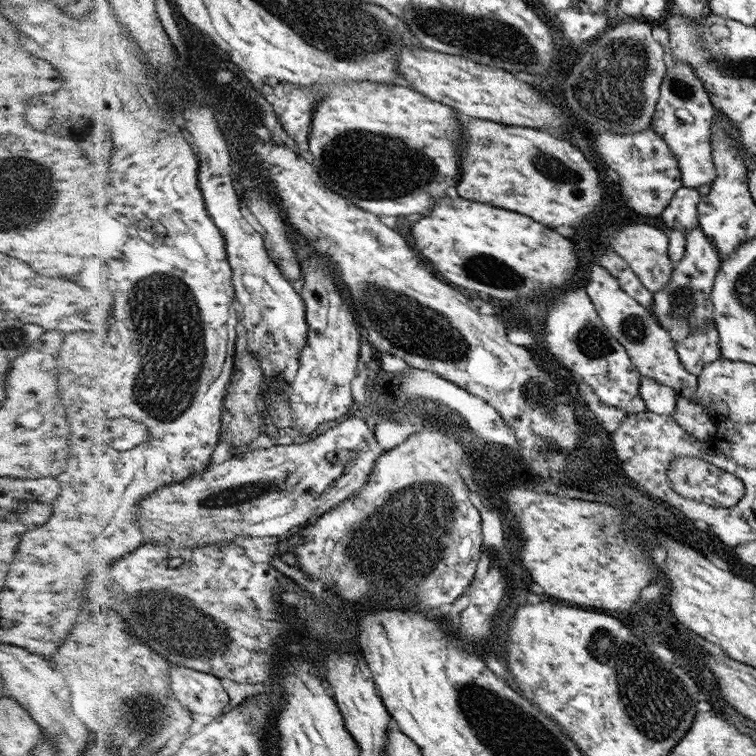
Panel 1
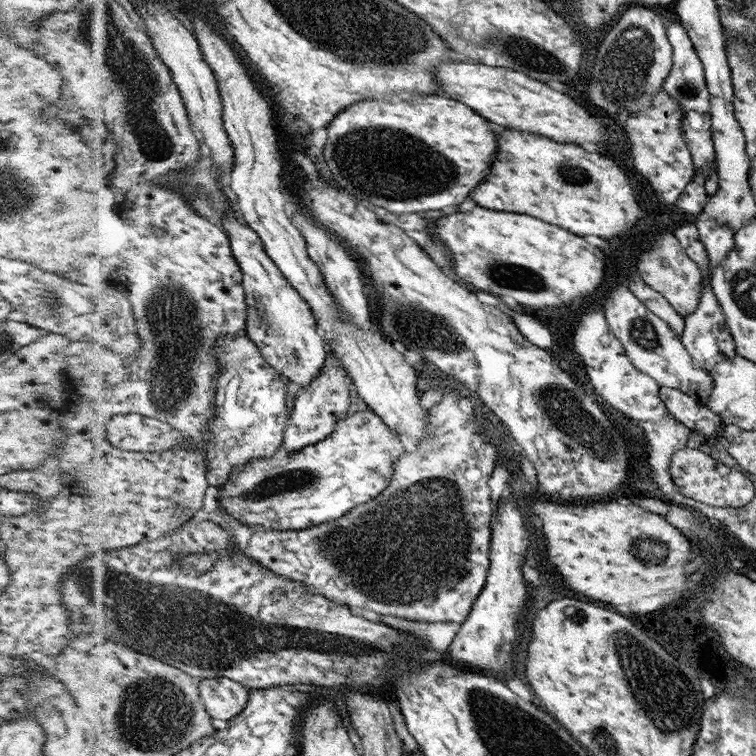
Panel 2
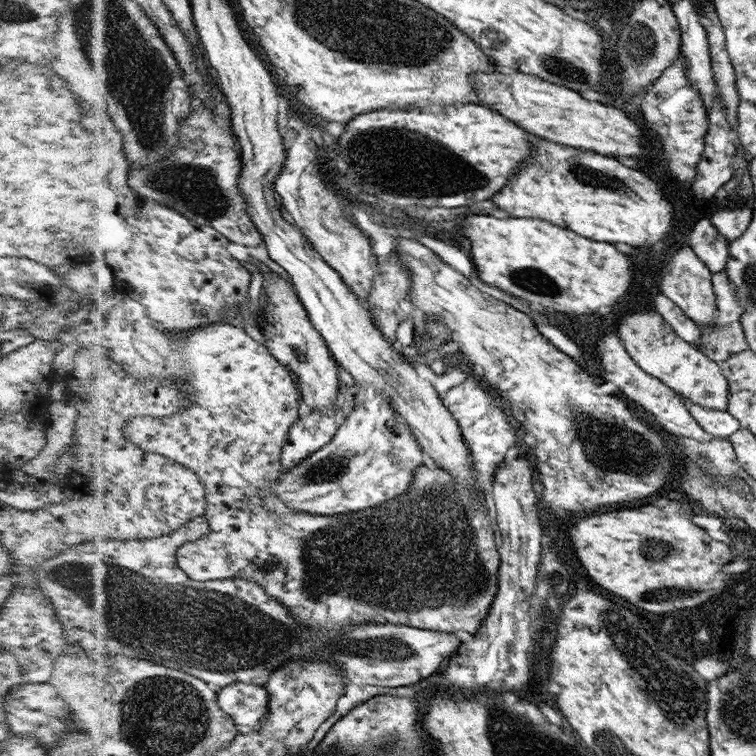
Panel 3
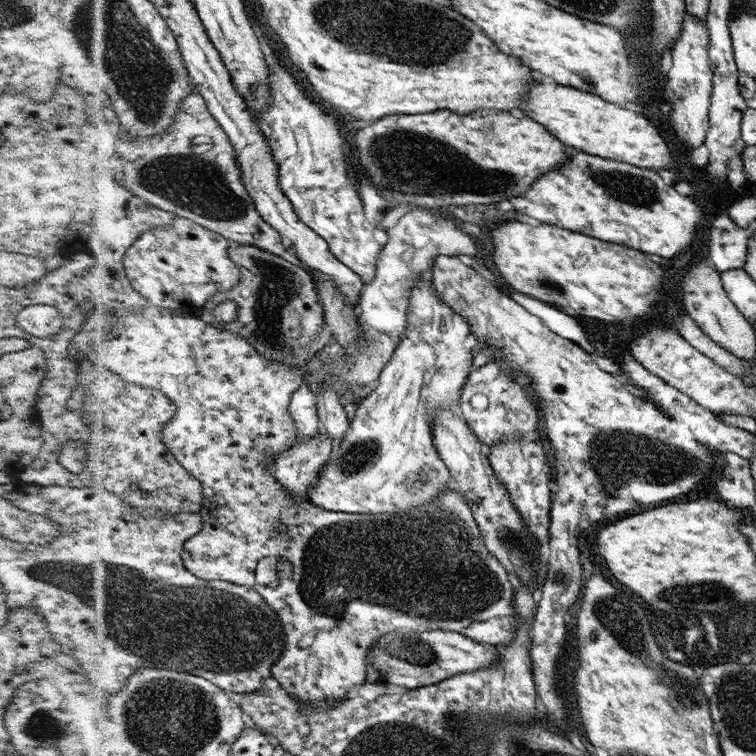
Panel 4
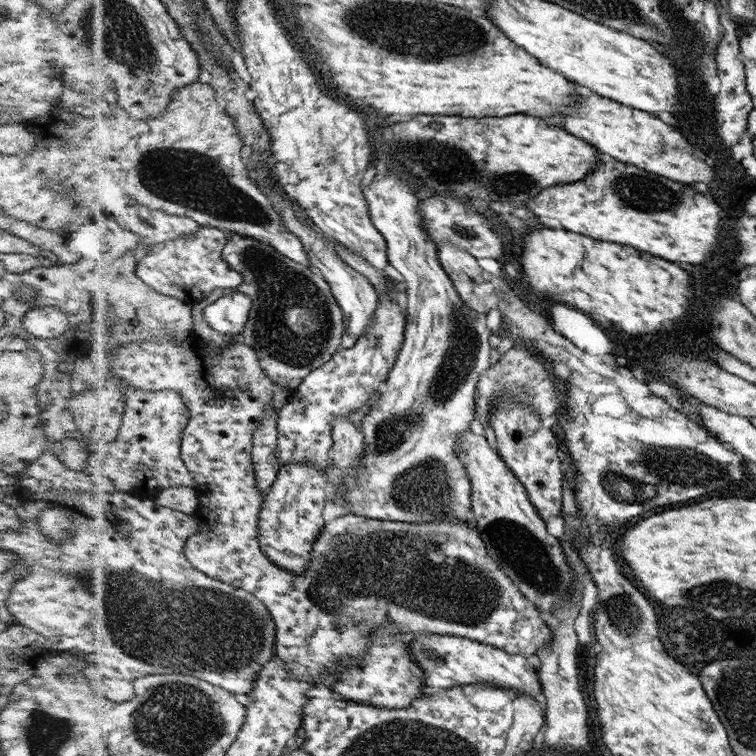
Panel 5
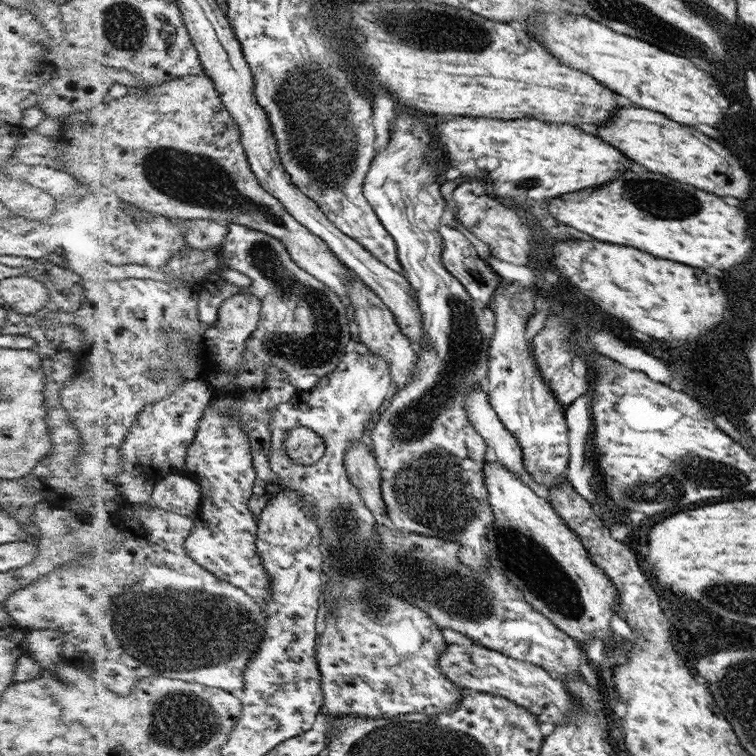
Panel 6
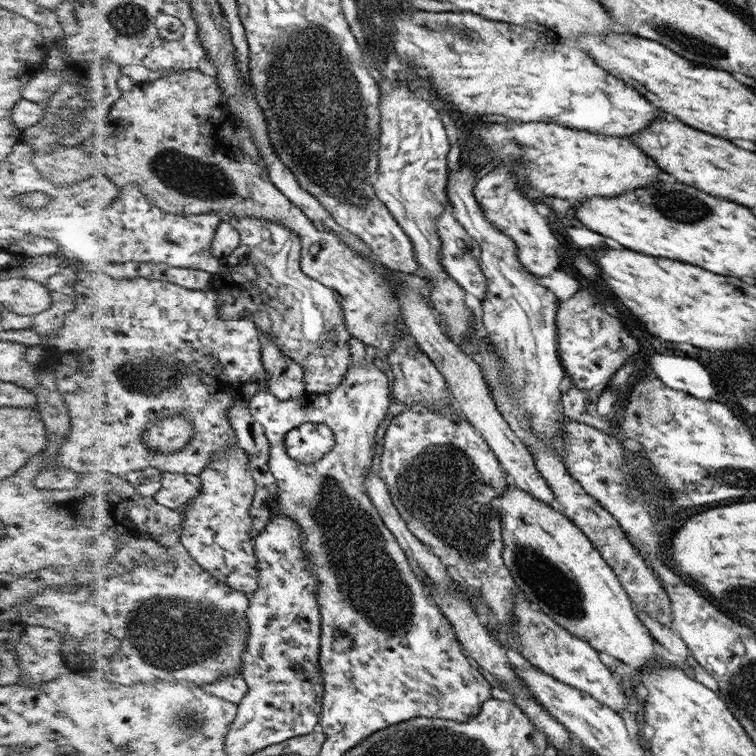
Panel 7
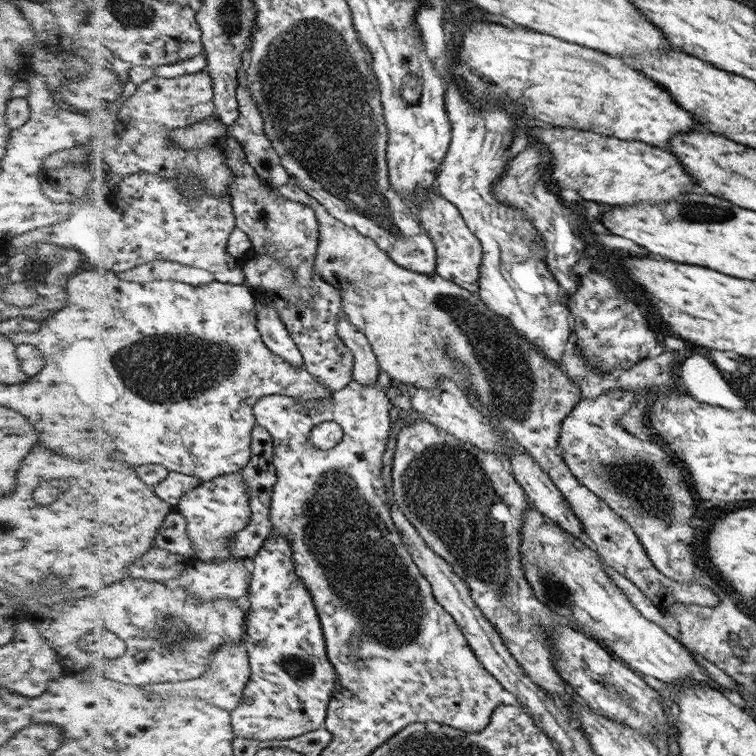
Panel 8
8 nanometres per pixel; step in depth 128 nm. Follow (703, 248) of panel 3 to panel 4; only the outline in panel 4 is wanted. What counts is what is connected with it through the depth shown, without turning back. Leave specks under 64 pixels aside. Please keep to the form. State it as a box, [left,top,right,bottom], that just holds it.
[706,214,754,273]

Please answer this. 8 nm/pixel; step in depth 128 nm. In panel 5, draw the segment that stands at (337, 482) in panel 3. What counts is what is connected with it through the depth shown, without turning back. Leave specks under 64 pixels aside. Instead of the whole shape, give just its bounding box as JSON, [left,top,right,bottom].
[342,167,492,527]

